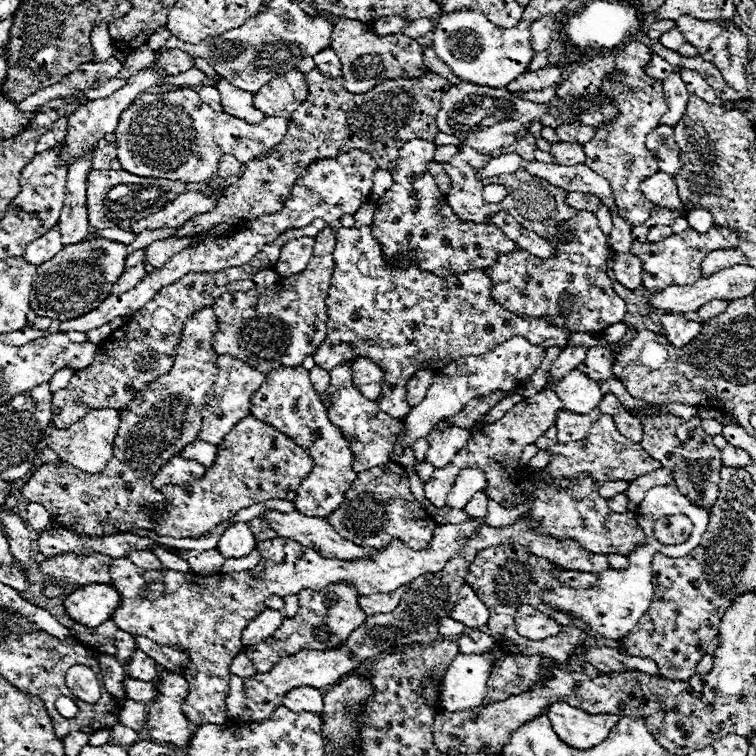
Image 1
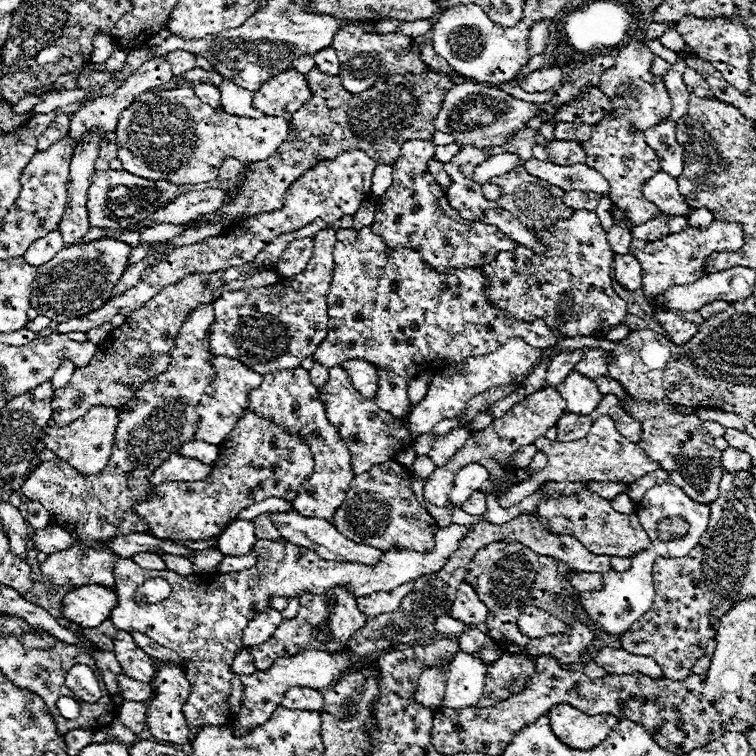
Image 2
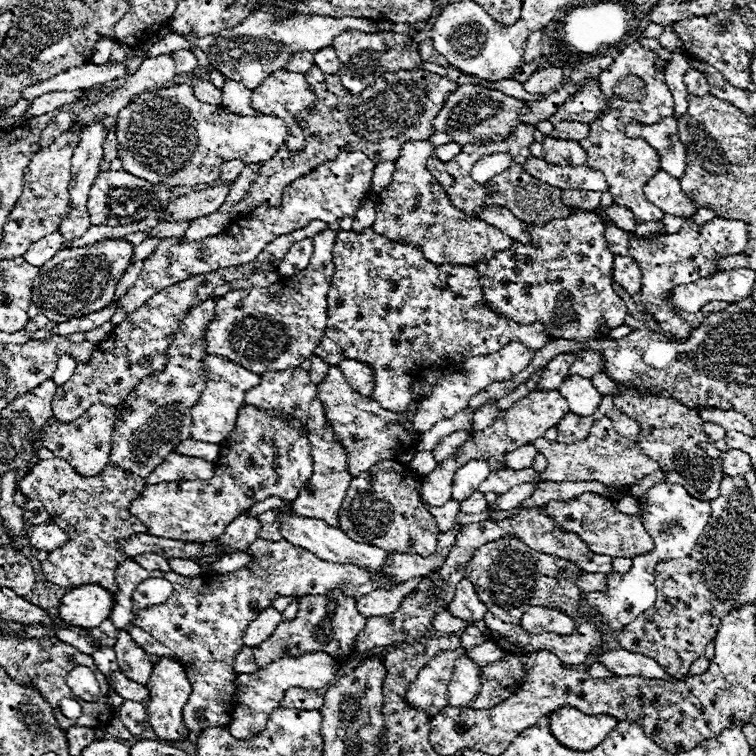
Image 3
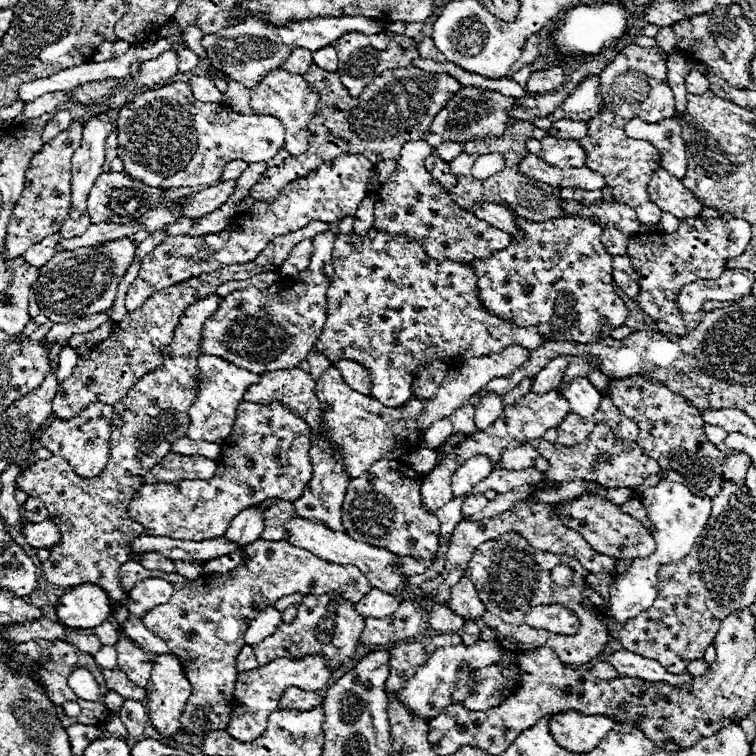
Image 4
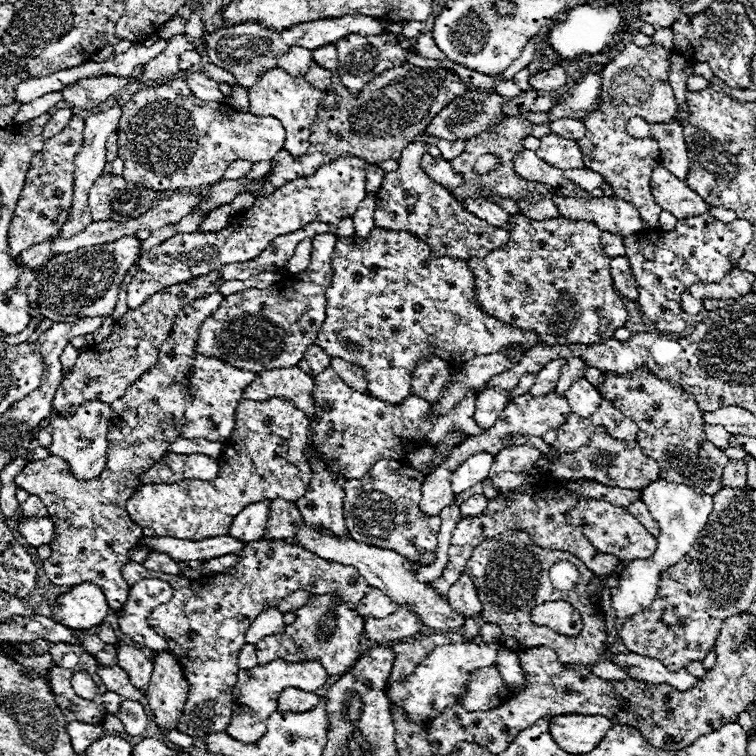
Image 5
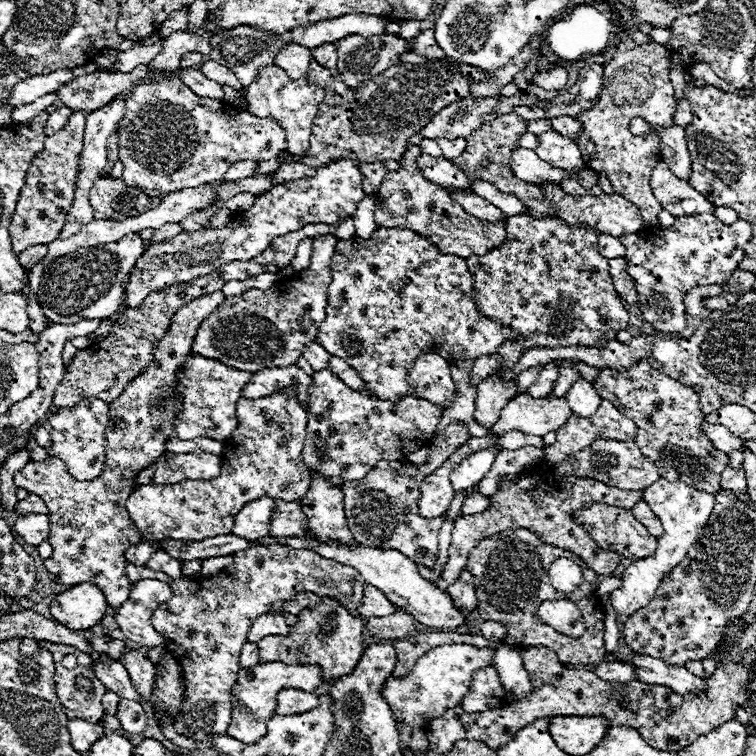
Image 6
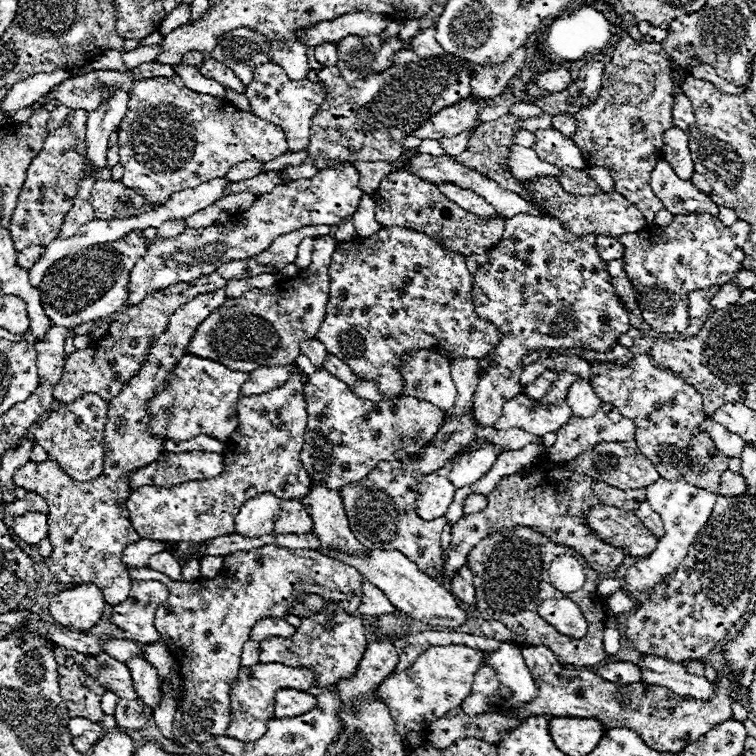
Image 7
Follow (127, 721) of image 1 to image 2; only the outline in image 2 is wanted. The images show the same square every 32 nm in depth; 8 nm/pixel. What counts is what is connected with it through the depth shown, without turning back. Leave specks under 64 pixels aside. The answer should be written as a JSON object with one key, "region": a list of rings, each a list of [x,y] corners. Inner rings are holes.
{"region":[[[124,700],[118,710],[118,720],[134,734],[140,734],[142,730],[146,730],[146,706],[142,702]]]}

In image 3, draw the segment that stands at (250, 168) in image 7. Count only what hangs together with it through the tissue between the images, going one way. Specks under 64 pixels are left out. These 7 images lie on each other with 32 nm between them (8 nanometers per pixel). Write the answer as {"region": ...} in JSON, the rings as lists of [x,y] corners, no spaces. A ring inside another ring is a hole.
{"region":[[[228,160],[228,162],[222,166],[220,178],[222,178],[222,180],[236,180],[244,168],[246,168],[246,164],[244,164],[242,160]]]}

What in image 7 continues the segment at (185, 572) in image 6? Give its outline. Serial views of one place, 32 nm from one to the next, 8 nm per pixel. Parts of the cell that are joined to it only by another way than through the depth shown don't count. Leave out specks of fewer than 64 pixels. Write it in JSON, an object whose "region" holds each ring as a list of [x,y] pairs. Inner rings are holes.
{"region":[[[192,559],[182,566],[182,580],[186,582],[195,582],[200,578],[200,561]]]}

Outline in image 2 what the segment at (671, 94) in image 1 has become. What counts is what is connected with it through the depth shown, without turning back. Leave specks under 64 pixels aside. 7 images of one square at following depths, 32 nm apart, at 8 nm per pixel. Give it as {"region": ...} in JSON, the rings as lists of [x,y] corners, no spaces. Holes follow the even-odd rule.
{"region":[[[678,54],[678,56],[680,56],[678,62],[672,64],[664,76],[664,84],[668,88],[668,94],[672,96],[672,112],[670,112],[668,120],[674,120],[674,122],[678,122],[686,114],[686,104],[688,104],[688,96],[690,96],[684,80],[682,80],[682,74],[688,66],[684,62],[684,56],[682,54]]]}

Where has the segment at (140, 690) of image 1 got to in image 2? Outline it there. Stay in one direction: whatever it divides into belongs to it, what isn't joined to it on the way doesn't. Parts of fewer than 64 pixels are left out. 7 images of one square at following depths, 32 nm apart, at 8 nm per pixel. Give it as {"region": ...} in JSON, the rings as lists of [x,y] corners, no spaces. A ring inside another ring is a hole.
{"region":[[[118,676],[118,688],[120,688],[120,696],[124,700],[134,700],[134,702],[148,702],[152,698],[152,688],[150,684],[142,684],[136,682],[128,676]]]}

